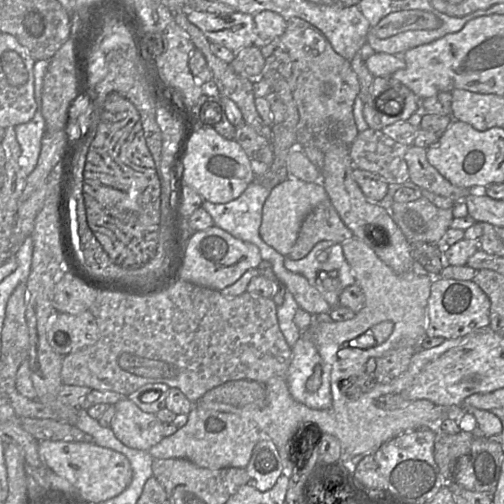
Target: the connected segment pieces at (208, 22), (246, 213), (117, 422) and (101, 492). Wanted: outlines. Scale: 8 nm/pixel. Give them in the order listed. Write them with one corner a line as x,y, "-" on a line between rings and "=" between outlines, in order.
188,9
186,17
201,30
210,43
223,45
233,52
250,46
261,48
273,40
259,37
250,14
234,12
230,15
216,15
=
254,179
236,199
223,204
204,200
201,207
211,215
215,226
222,228
235,238
256,245
260,250
261,258
272,264
274,274
280,279
279,281
283,281
284,272
287,272
287,269
284,266
285,256
265,243
259,234
263,205
269,196
271,189
272,188
267,188
=
127,397
116,402
114,408
109,428
127,447
148,451
163,439
163,423
155,414
142,411
=
42,440
38,453
47,468
65,478
85,503
99,503
119,495
131,482
132,468
125,455
90,441

